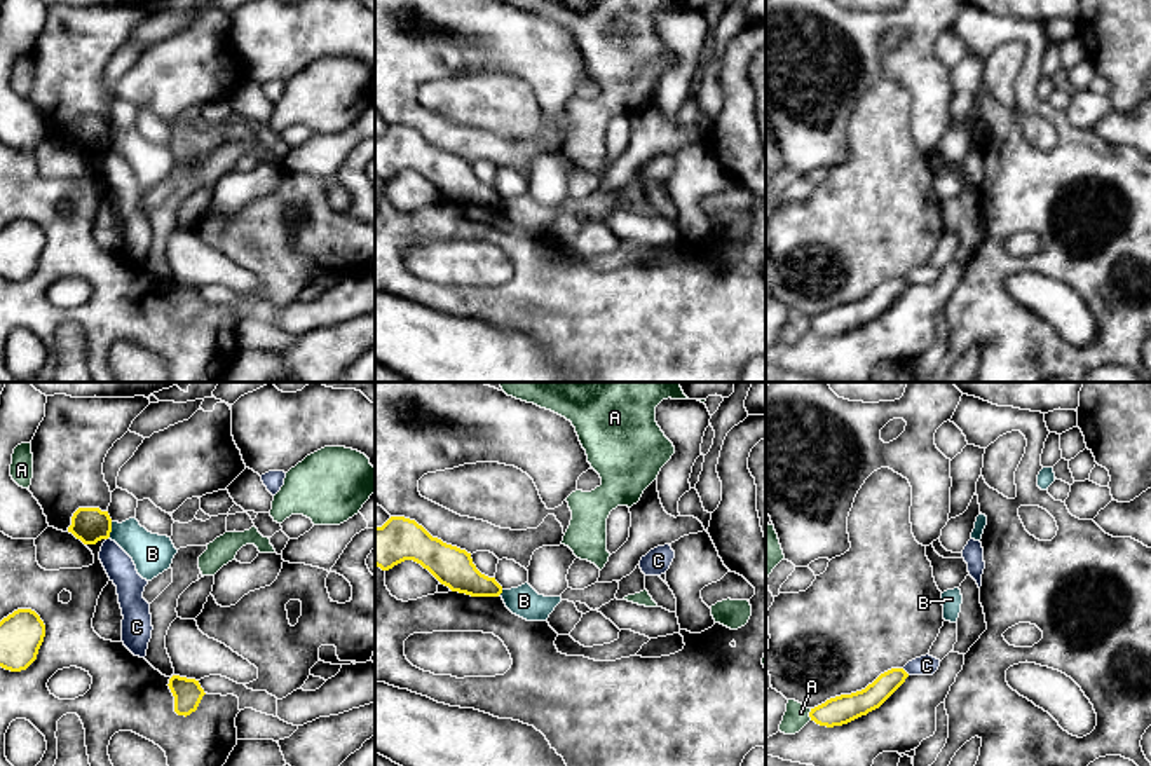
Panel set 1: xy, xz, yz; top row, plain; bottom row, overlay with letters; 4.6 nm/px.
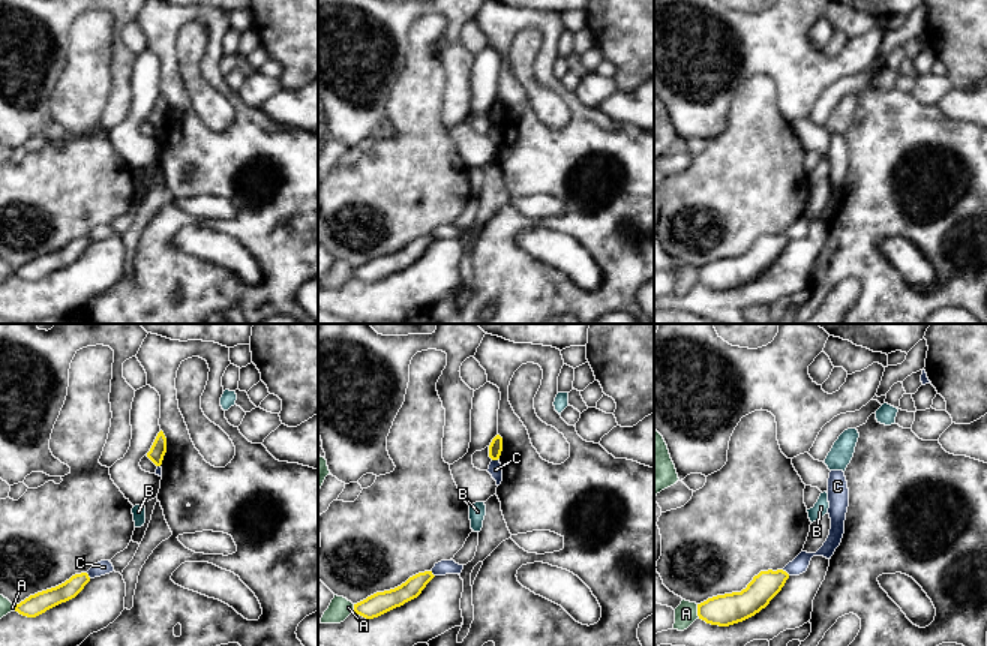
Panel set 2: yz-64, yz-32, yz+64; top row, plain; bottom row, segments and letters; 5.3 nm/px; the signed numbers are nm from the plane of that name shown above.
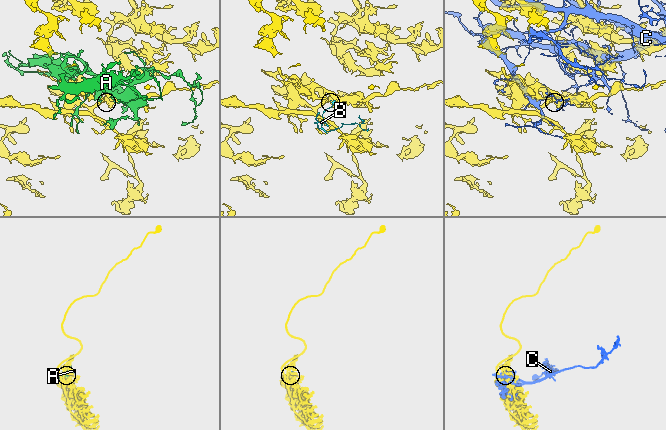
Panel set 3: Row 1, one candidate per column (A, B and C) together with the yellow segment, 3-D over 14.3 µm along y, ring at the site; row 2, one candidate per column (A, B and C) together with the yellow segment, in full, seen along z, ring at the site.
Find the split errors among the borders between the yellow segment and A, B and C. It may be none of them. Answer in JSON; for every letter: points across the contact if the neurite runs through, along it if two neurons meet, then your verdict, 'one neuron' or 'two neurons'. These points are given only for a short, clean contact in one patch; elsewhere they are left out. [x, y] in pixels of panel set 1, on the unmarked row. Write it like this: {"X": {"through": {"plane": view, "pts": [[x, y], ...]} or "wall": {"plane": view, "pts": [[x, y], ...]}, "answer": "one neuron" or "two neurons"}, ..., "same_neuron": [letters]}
{"A": {"answer": "two neurons"}, "B": {"wall": {"plane": "xy", "pts": [[112, 131], [108, 145]]}, "answer": "two neurons"}, "C": {"answer": "two neurons"}, "same_neuron": []}

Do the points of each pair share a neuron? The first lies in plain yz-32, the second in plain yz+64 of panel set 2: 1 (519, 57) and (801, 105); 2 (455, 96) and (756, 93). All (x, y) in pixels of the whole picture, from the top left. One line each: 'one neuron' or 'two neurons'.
1: one neuron
2: two neurons

